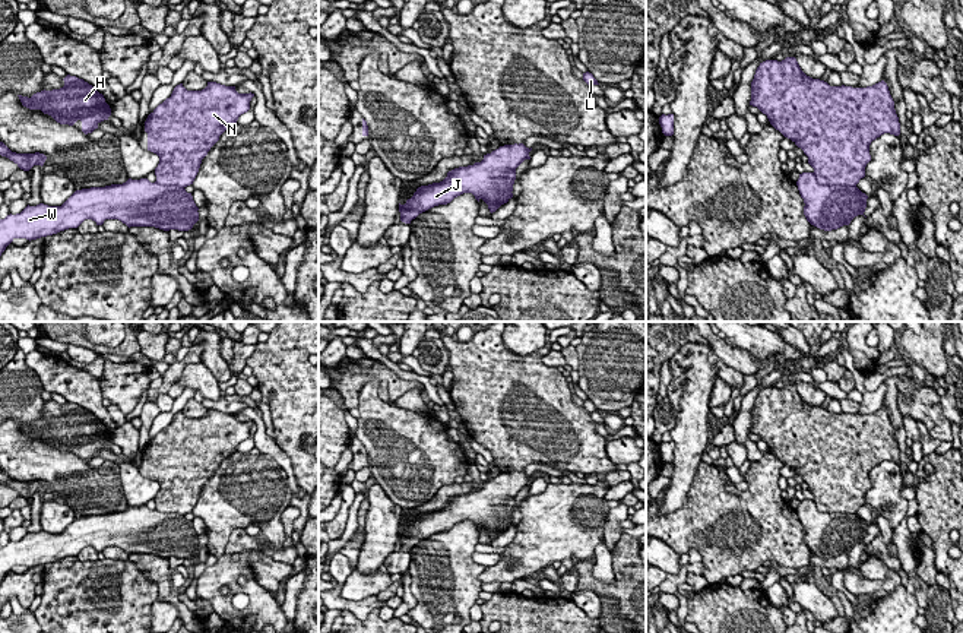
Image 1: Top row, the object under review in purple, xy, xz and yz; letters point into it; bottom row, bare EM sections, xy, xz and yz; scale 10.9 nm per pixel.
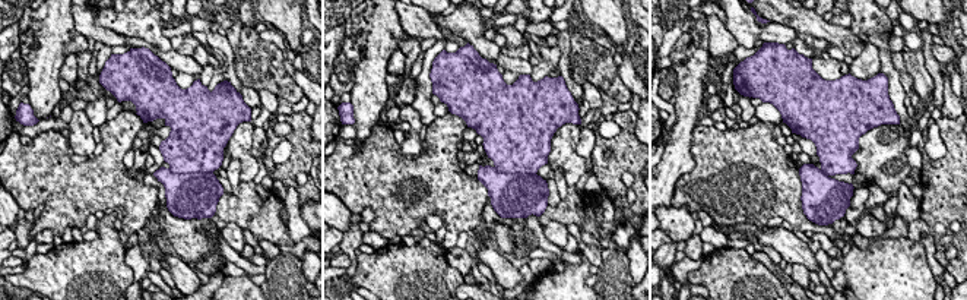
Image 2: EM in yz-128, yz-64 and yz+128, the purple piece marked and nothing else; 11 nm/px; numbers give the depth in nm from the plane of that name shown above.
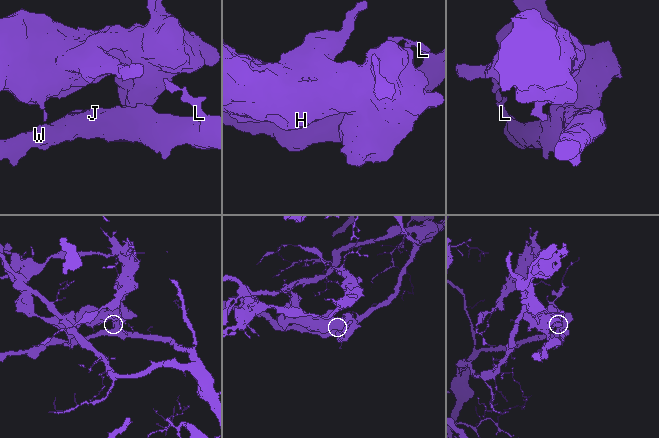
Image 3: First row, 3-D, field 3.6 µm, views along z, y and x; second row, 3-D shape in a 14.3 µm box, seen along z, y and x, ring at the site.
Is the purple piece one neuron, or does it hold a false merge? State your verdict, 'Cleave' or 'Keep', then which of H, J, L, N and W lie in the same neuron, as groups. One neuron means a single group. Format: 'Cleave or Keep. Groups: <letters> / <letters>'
Cleave. Groups: H N / J L W

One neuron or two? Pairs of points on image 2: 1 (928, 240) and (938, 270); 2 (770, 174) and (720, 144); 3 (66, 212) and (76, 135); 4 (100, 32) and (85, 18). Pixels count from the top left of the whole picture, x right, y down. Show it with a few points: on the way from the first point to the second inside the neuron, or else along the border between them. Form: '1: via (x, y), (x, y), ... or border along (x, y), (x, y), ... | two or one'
1: via (931, 248), (932, 262) | one
2: via (758, 174), (751, 174), (732, 155) | one
3: border along (67, 138), (72, 152) | two
4: via (95, 31), (86, 22) | one

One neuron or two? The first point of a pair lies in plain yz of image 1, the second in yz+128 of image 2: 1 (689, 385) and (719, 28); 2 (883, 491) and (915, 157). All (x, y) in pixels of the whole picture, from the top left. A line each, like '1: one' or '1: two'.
1: two
2: two

